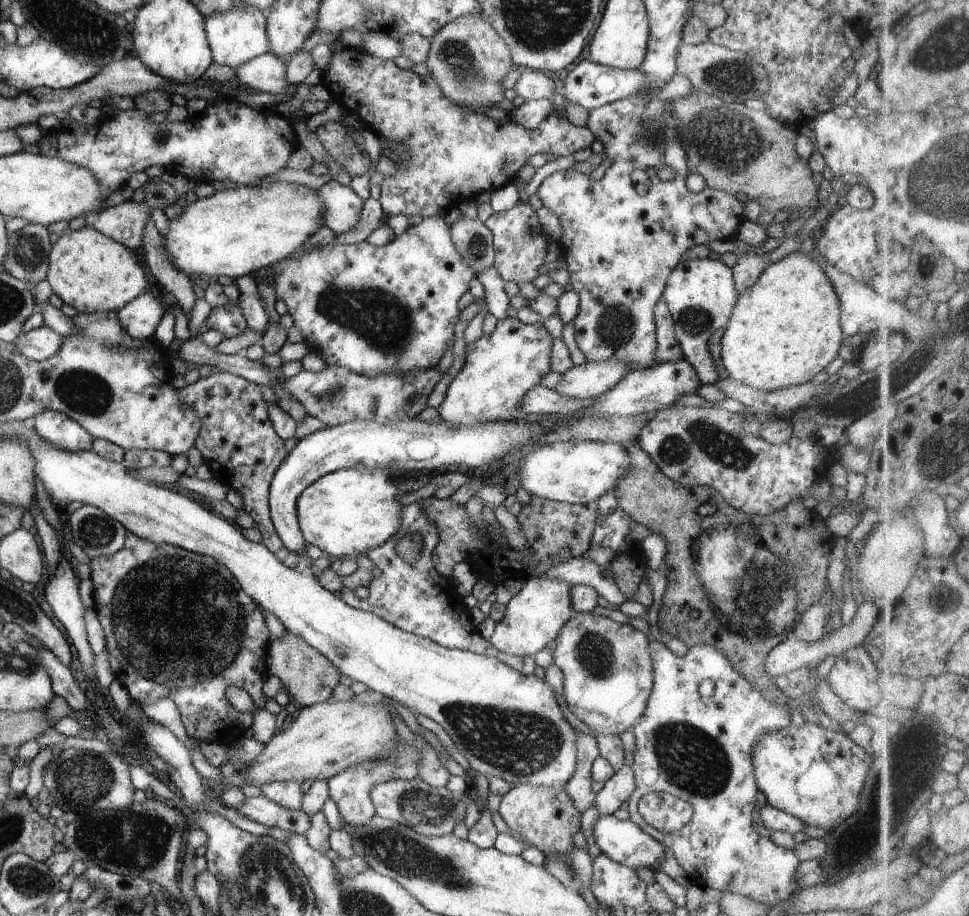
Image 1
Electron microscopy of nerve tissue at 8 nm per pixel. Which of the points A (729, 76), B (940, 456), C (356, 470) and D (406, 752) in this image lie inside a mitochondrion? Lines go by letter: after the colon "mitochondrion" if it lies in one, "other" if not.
A: mitochondrion
B: mitochondrion
C: other
D: mitochondrion

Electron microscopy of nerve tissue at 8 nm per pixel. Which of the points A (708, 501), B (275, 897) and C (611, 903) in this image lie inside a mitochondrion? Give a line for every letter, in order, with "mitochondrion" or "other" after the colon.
A: other
B: mitochondrion
C: other

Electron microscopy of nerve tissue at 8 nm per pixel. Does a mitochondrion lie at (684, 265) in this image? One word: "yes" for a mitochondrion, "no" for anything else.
no

